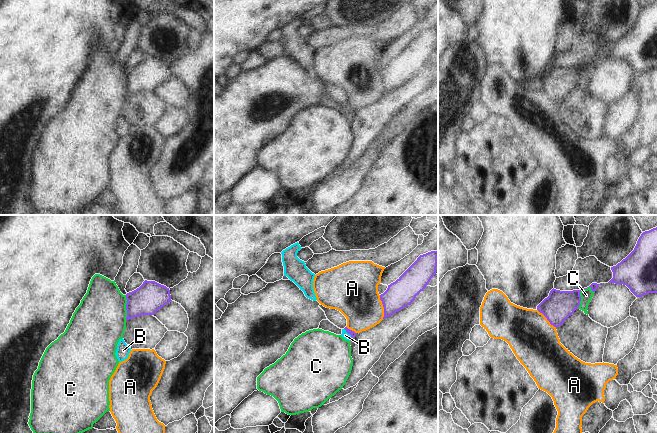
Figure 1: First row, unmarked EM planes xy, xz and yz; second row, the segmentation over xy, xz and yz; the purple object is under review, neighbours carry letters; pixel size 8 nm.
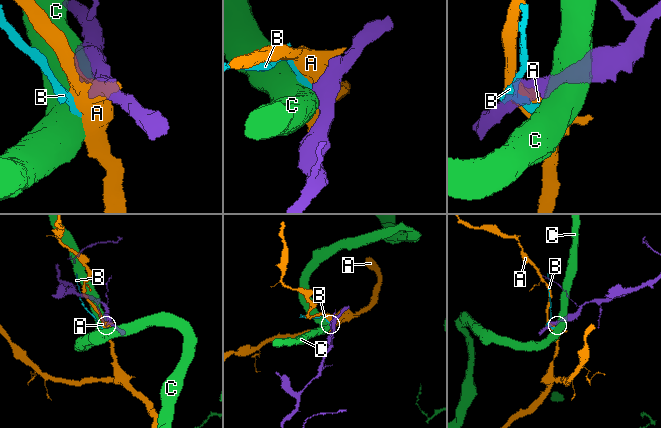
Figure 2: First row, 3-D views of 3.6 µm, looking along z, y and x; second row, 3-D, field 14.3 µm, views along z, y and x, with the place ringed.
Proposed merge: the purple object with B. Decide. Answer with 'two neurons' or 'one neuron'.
two neurons

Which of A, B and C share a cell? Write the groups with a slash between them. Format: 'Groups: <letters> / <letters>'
Groups: A / B / C.

